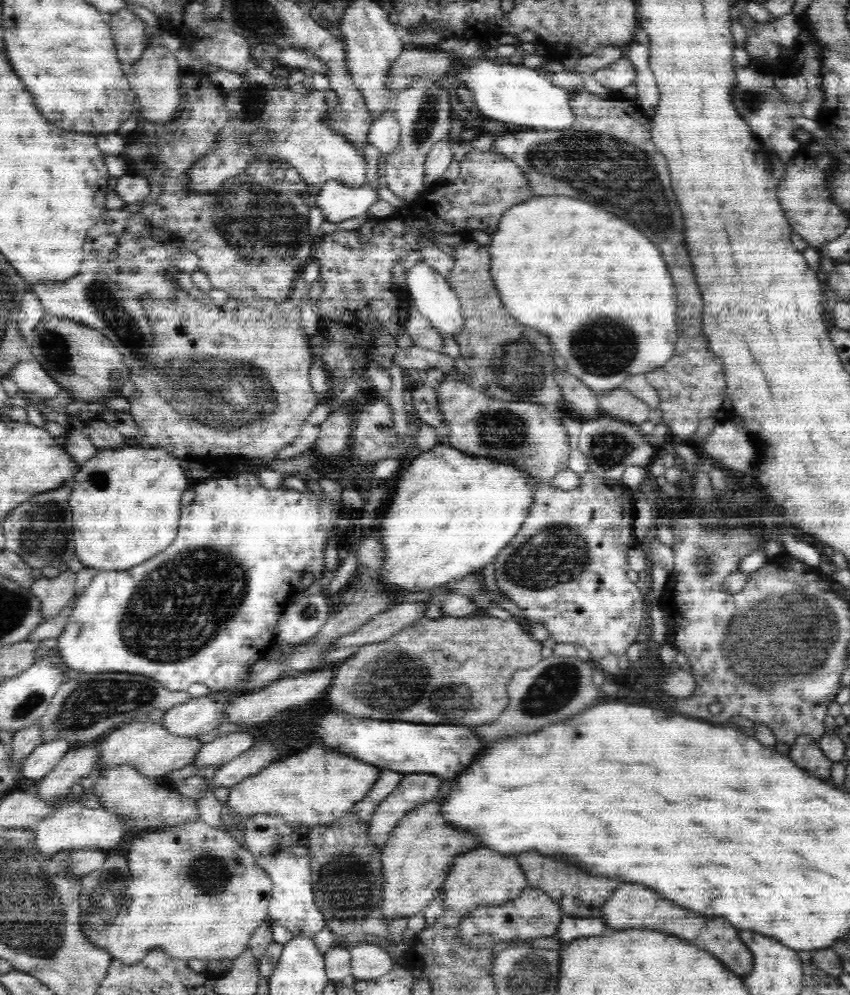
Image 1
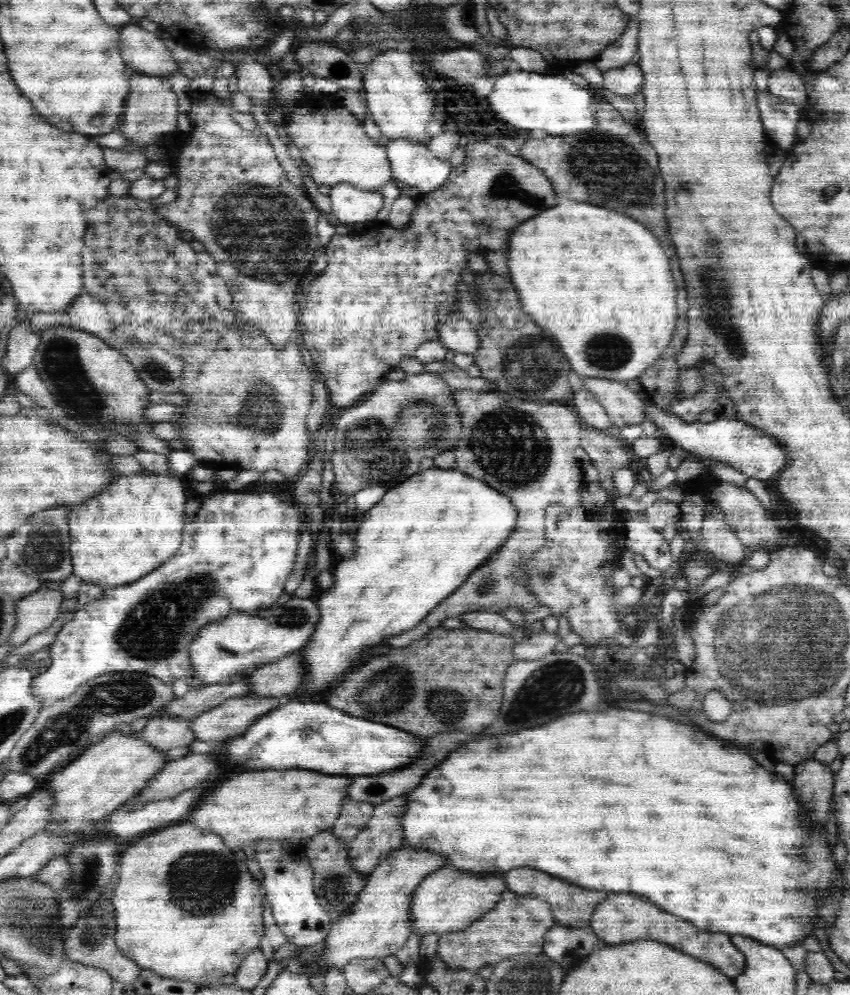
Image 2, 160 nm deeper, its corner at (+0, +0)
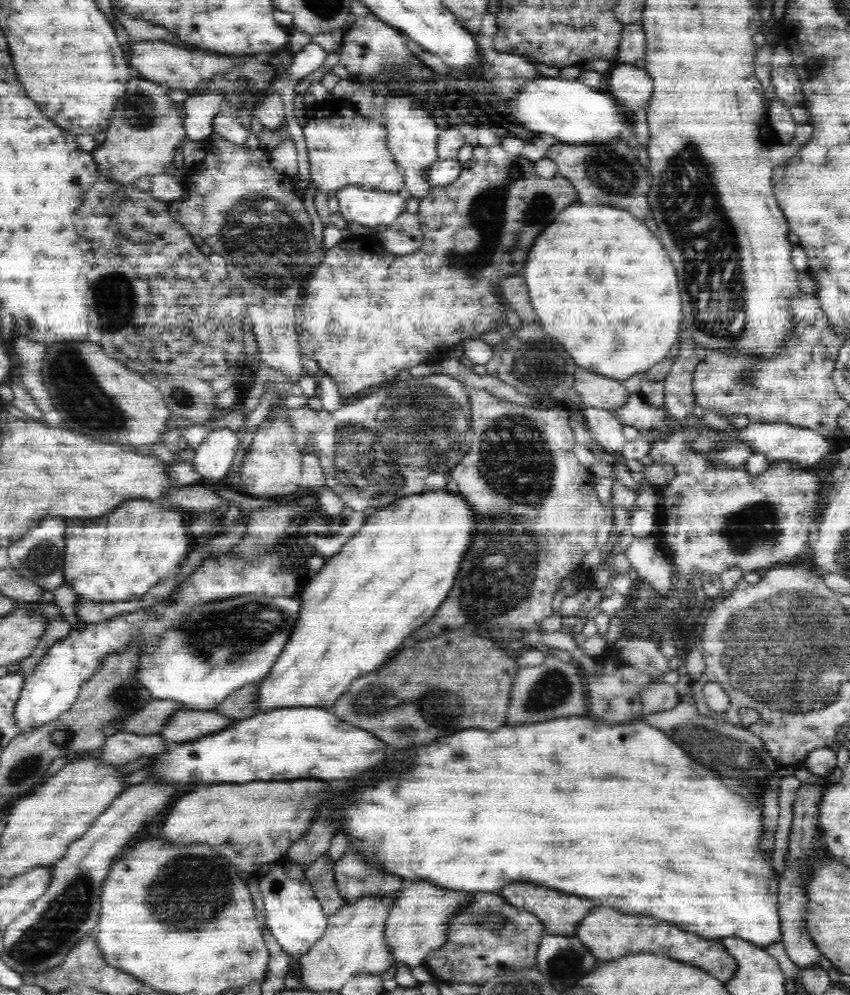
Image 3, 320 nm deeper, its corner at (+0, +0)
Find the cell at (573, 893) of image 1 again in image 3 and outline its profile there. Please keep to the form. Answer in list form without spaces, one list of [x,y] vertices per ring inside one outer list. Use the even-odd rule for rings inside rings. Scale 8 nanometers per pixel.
[[[512,884],[506,886],[500,895],[508,904],[515,905],[516,908],[527,909],[528,912],[535,913],[542,920],[543,934],[563,933],[564,936],[572,936],[578,924],[590,910],[592,910],[592,900],[580,898],[580,896],[570,896],[562,894],[556,890],[548,890],[542,886],[532,886],[532,884]]]

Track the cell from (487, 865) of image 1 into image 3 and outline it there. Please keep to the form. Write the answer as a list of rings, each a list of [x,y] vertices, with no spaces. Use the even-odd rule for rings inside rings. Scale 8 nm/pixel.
[[[426,880],[406,883],[398,894],[386,922],[387,947],[394,956],[394,966],[402,962],[412,969],[424,964],[427,956],[436,948],[440,948],[447,939],[447,920],[451,919],[452,915],[459,914],[470,902],[471,894],[468,892],[440,890],[439,885],[430,884]]]

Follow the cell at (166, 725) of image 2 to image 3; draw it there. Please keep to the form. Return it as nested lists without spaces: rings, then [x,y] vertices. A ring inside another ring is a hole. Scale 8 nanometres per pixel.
[[[119,731],[105,740],[100,760],[103,760],[104,764],[126,764],[128,760],[136,760],[141,756],[163,753],[169,747],[170,744],[165,742],[159,732],[138,736],[131,732]]]

